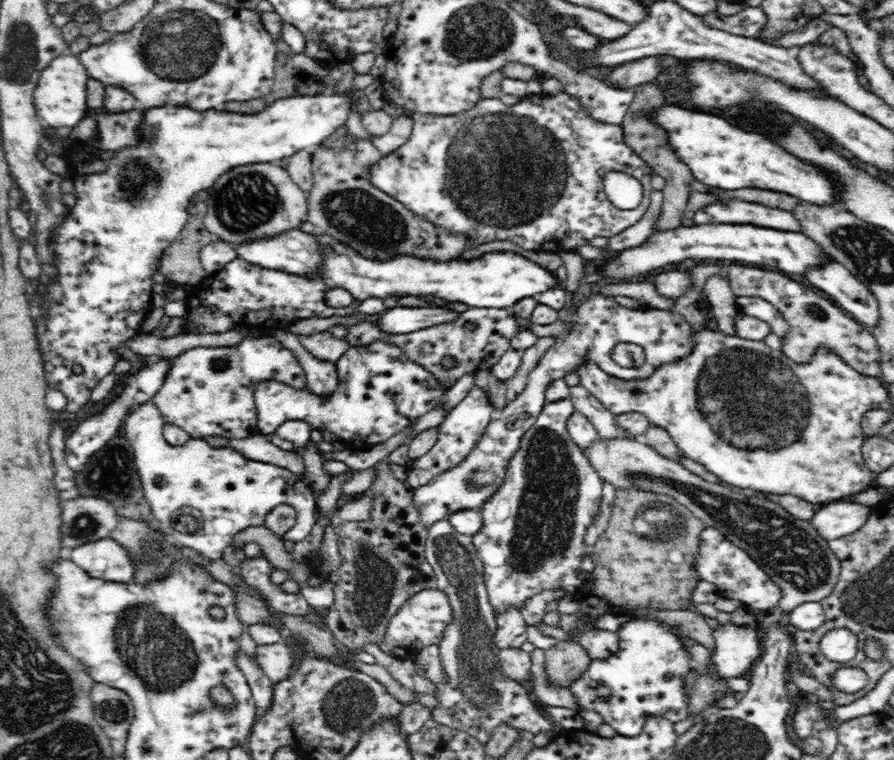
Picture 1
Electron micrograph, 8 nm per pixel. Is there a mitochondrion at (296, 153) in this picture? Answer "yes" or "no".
no

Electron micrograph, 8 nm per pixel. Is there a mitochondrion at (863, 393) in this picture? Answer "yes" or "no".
no

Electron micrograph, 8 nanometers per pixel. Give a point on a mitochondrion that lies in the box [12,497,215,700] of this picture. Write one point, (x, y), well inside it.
(158, 654)

